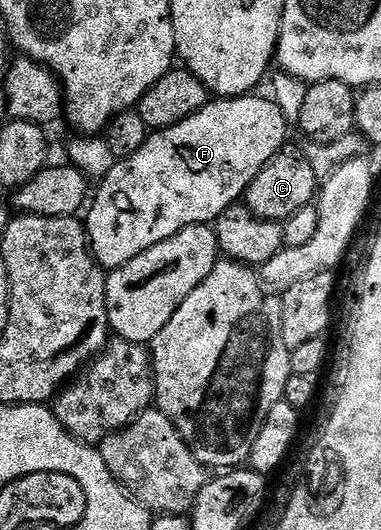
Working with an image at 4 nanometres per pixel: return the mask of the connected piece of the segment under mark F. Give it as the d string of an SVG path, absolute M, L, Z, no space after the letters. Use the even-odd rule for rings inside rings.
M249 93L213 98L201 111L194 113L194 117L186 117L186 121L167 127L165 131L151 132L146 145L129 159L116 162L108 176L99 180L97 187L100 188L97 191L95 188L91 196L86 226L97 263L108 271L117 271L126 261L134 261L138 253L146 253L146 249L174 237L174 233L182 229L215 224L223 211L243 200L254 177L258 177L261 169L289 142L288 123L289 116L278 109L275 99Z

